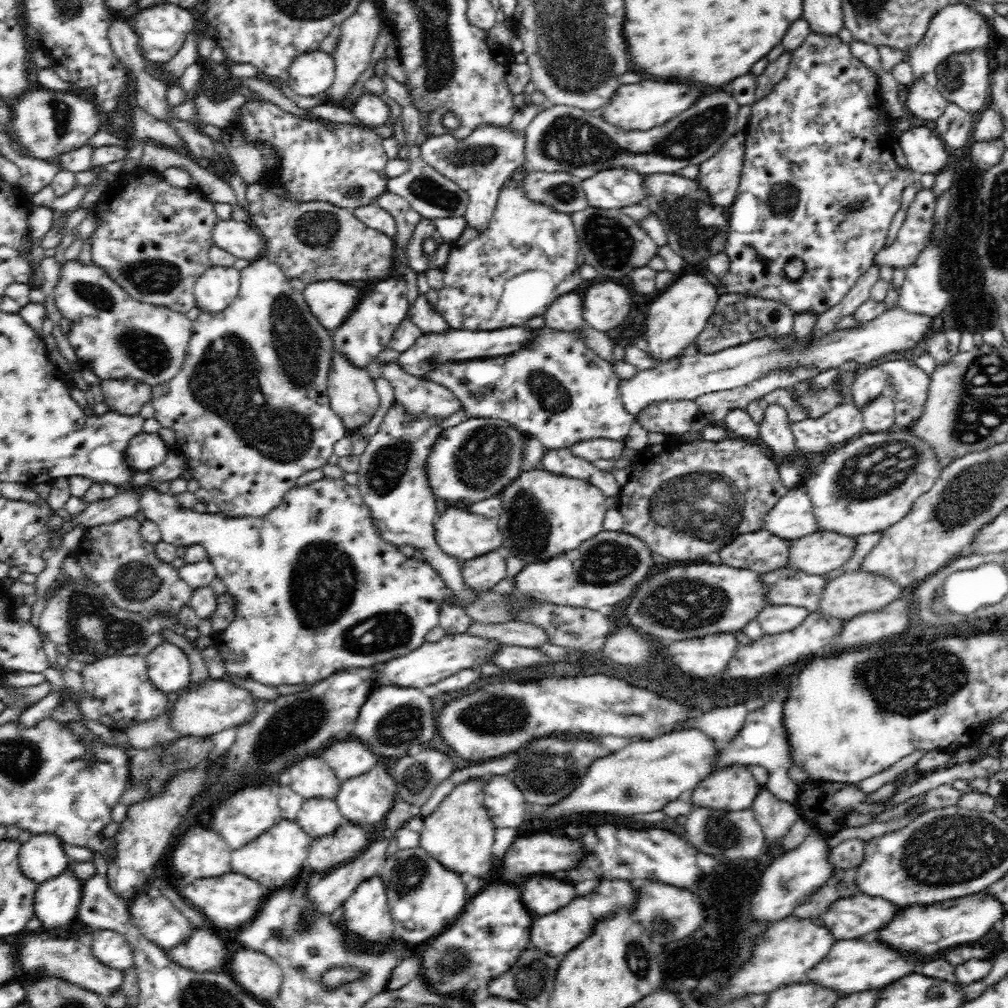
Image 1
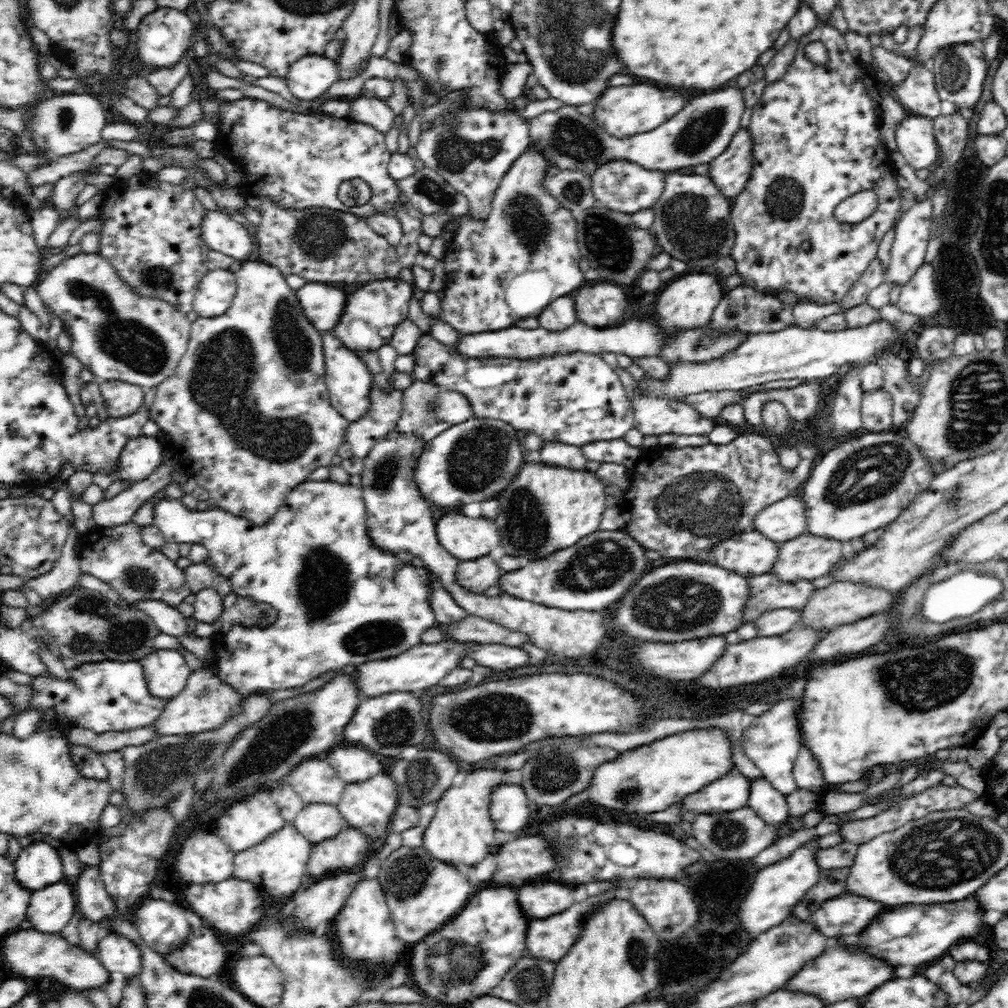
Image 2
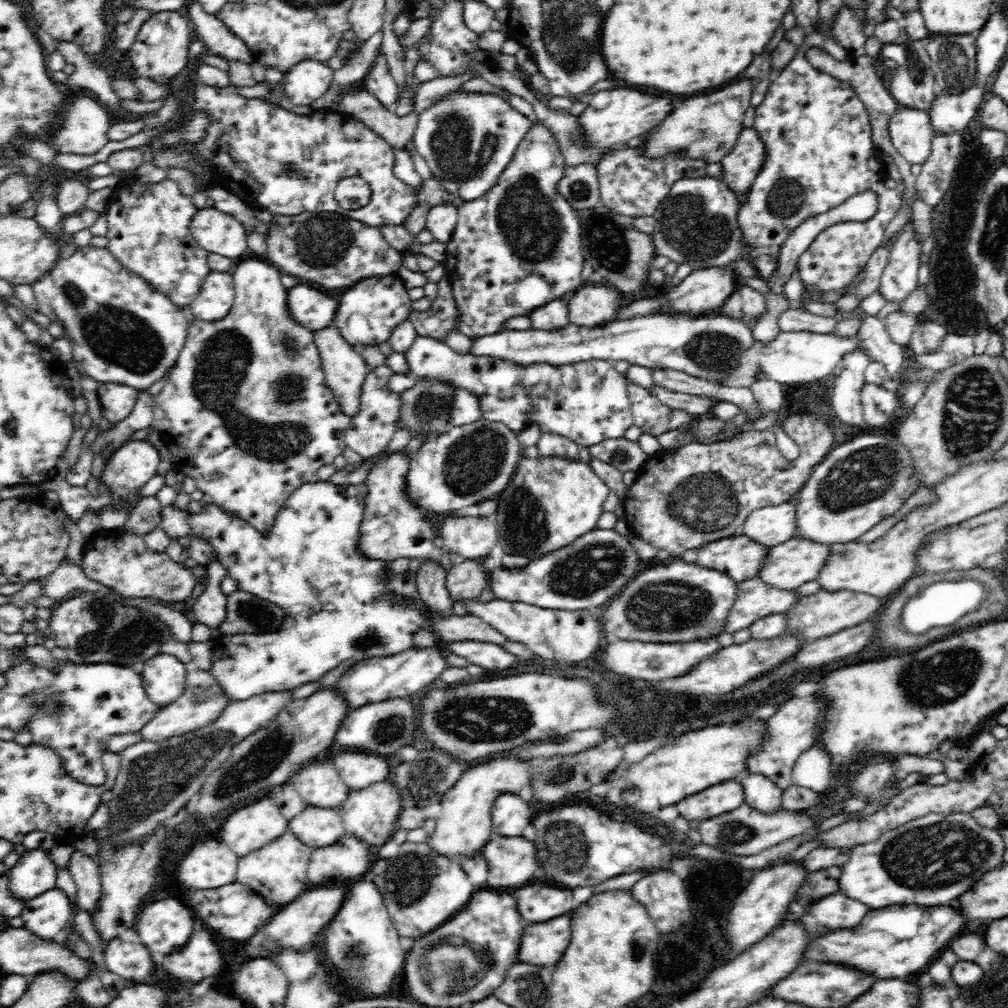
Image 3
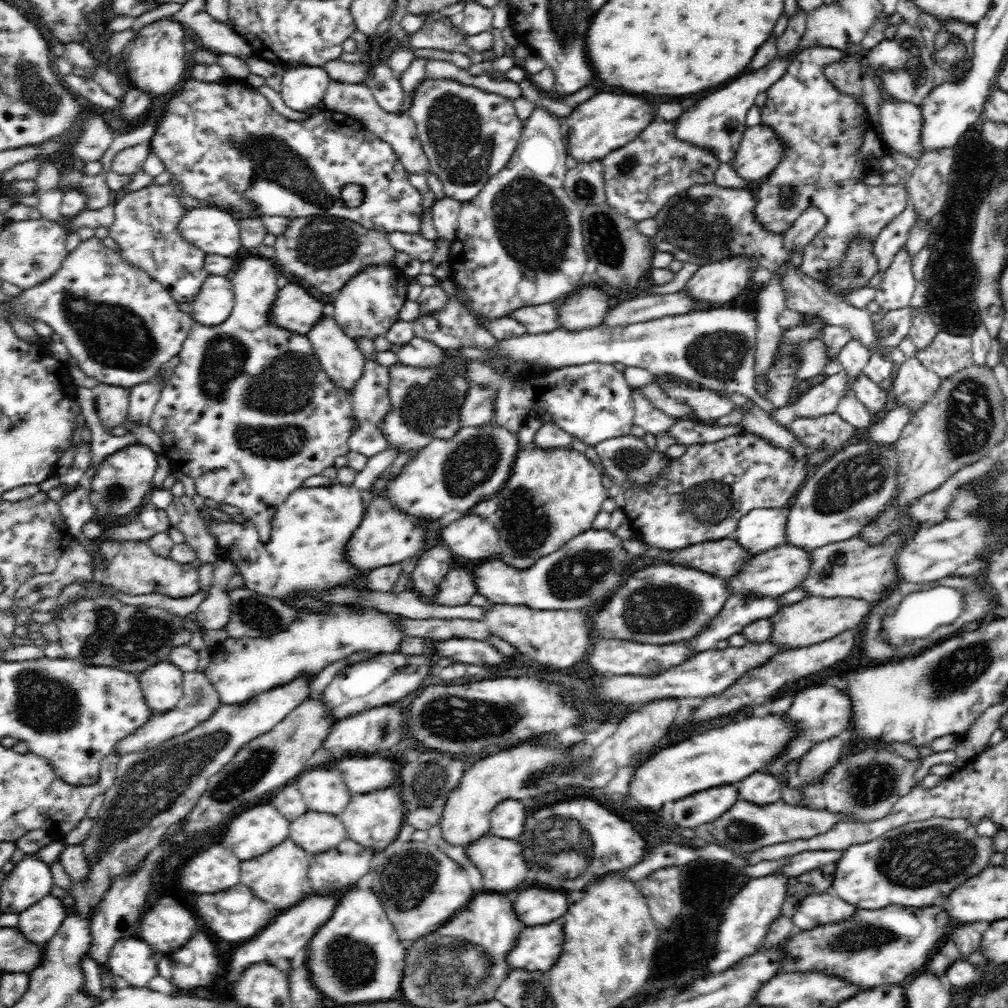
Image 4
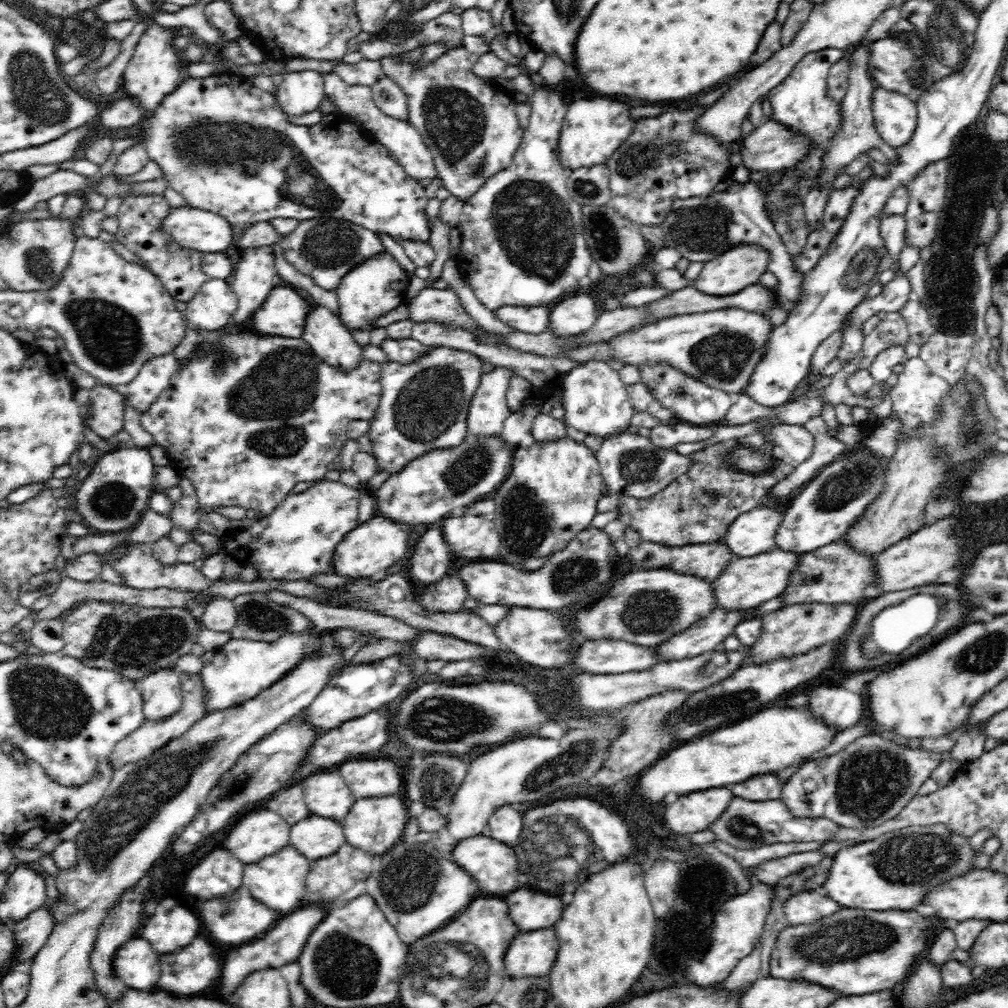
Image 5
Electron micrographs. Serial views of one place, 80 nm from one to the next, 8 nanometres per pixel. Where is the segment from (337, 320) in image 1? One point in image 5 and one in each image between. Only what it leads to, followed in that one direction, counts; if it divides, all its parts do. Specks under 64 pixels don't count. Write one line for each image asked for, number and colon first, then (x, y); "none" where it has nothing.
2: (322, 304)
3: (311, 307)
4: (296, 308)
5: (283, 314)

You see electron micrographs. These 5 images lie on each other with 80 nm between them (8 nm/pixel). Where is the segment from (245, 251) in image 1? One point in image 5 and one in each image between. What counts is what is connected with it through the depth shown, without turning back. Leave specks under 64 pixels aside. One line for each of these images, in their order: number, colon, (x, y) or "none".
2: (221, 233)
3: (218, 232)
4: (214, 231)
5: (191, 228)

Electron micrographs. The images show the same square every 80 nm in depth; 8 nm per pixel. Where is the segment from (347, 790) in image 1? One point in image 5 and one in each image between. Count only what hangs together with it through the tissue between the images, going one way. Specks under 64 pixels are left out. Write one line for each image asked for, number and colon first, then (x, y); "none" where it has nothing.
2: (369, 807)
3: (371, 814)
4: (373, 820)
5: (375, 825)

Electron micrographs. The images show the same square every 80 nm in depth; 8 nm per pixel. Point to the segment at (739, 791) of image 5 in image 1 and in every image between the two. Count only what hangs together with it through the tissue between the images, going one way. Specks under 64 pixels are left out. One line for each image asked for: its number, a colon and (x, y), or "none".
1: (776, 816)
2: (768, 803)
3: (760, 792)
4: (761, 787)

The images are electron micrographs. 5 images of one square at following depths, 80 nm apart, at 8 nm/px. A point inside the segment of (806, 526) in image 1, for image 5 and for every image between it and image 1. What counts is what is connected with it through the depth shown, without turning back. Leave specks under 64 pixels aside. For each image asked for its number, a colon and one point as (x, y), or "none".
2: (784, 520)
3: (772, 525)
4: (760, 530)
5: (752, 533)

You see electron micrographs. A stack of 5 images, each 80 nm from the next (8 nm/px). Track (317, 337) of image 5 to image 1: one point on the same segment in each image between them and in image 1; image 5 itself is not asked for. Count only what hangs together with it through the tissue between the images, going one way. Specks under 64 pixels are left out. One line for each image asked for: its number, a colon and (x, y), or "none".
1: (350, 389)
2: (348, 379)
3: (344, 368)
4: (342, 360)

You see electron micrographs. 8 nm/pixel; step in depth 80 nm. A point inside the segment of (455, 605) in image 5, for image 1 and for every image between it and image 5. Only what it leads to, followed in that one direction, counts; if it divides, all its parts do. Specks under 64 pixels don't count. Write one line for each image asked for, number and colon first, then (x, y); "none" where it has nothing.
1: (481, 573)
2: (476, 576)
3: (466, 579)
4: (457, 588)

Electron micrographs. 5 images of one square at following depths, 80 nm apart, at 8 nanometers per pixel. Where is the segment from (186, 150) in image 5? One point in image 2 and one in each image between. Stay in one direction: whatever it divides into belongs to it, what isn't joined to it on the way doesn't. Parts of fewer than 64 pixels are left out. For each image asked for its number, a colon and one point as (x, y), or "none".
2: (297, 161)
3: (285, 163)
4: (222, 142)

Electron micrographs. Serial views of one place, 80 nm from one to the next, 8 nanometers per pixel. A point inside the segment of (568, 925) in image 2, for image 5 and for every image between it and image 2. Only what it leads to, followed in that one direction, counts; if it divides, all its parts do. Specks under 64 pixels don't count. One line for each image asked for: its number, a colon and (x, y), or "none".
3: (543, 943)
4: (537, 949)
5: (532, 954)

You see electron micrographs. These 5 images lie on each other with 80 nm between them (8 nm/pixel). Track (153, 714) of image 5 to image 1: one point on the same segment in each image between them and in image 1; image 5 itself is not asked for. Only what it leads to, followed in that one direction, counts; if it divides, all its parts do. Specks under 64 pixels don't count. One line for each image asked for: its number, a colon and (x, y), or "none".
1: (169, 669)
2: (166, 671)
3: (164, 677)
4: (162, 683)

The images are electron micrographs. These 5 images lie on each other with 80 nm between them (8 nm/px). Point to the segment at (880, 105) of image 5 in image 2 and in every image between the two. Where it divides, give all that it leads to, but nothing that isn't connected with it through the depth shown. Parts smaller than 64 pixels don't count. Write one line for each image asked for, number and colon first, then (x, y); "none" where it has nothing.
2: (915, 140)
3: (909, 128)
4: (900, 121)

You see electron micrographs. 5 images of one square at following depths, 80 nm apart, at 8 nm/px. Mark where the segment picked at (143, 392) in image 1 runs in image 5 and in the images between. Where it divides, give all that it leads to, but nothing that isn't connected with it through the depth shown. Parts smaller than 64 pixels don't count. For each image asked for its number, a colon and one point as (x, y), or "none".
2: (121, 399)
3: (116, 400)
4: (111, 402)
5: (105, 414)

